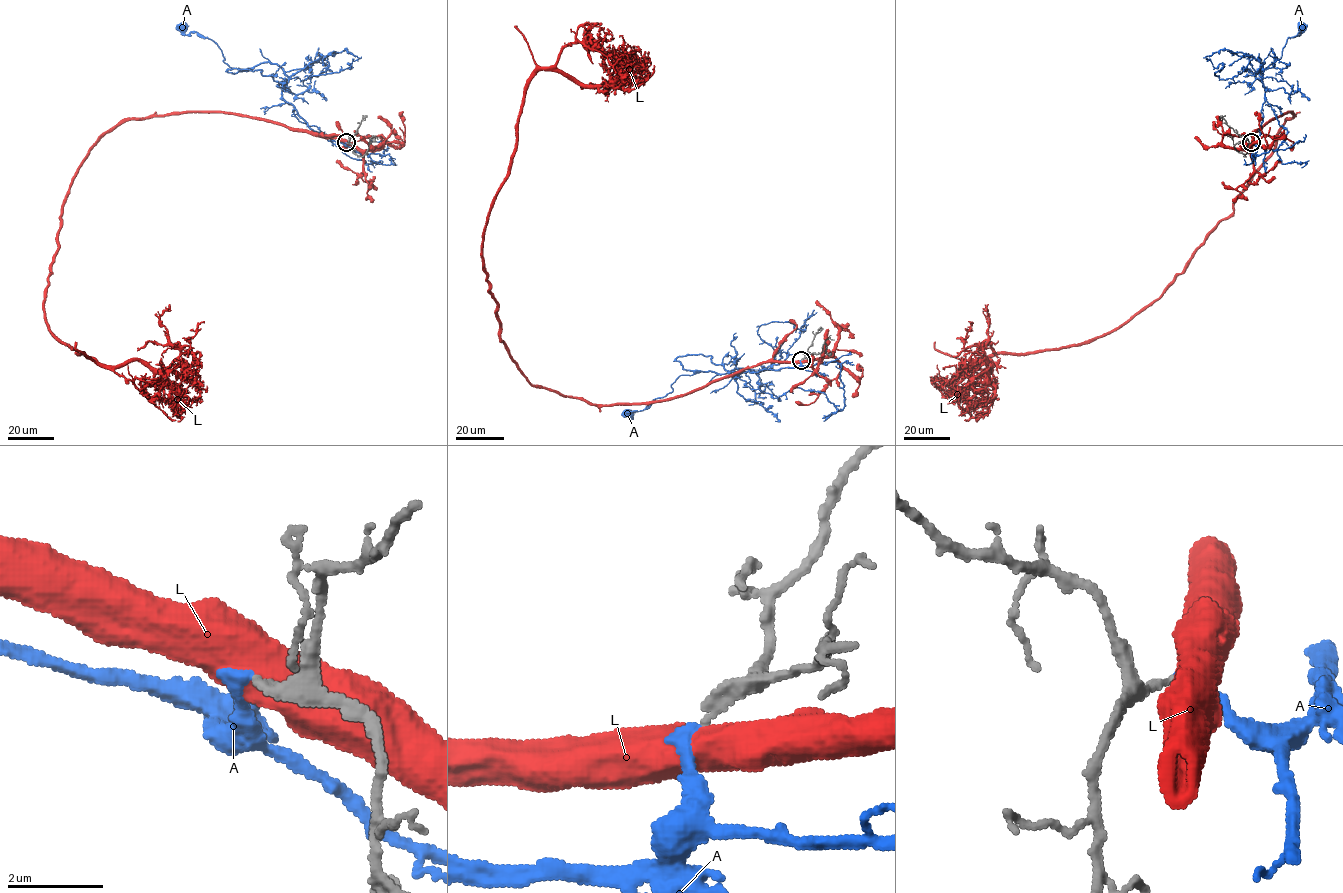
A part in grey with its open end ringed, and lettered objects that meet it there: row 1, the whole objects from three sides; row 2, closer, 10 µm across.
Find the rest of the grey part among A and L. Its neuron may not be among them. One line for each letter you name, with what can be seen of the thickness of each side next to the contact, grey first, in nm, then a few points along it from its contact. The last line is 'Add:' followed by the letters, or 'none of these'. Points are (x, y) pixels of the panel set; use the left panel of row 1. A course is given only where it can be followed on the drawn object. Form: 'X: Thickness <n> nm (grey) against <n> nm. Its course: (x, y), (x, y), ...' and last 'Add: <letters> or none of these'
A: Thickness 180 nm (grey) against 260 nm. Its course: (346, 142), (315, 132), (282, 98), (288, 77), (276, 64), (231, 68), (213, 41), (185, 34), (182, 26)
Add: A

